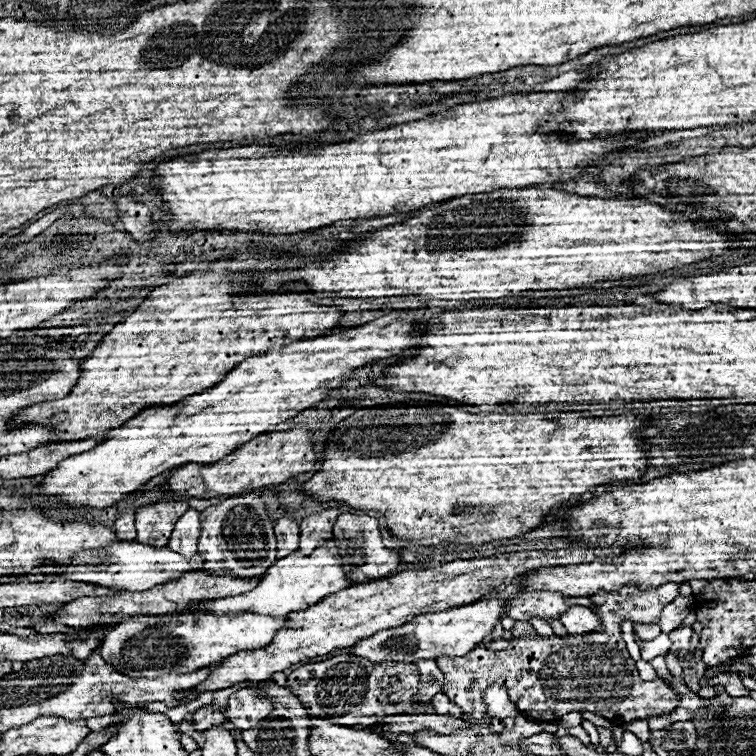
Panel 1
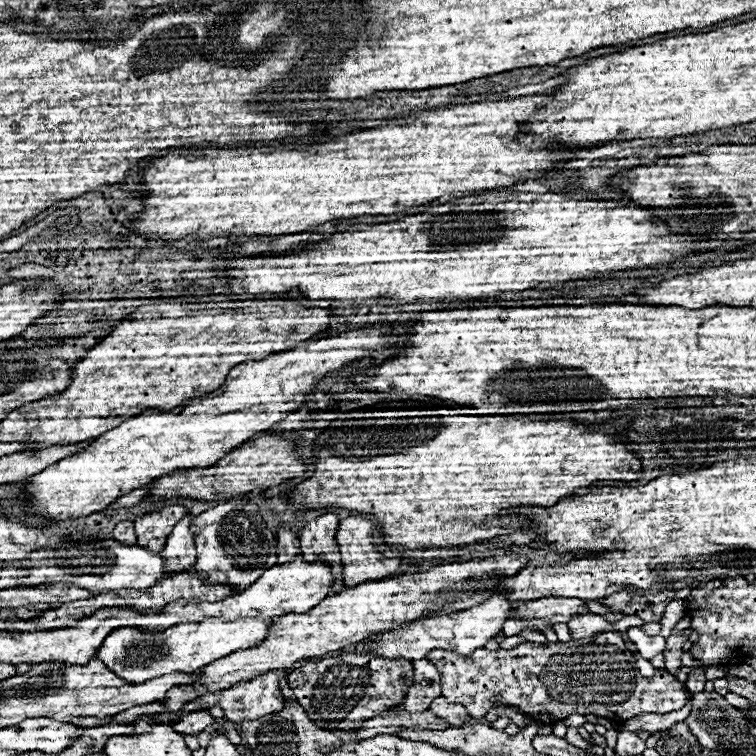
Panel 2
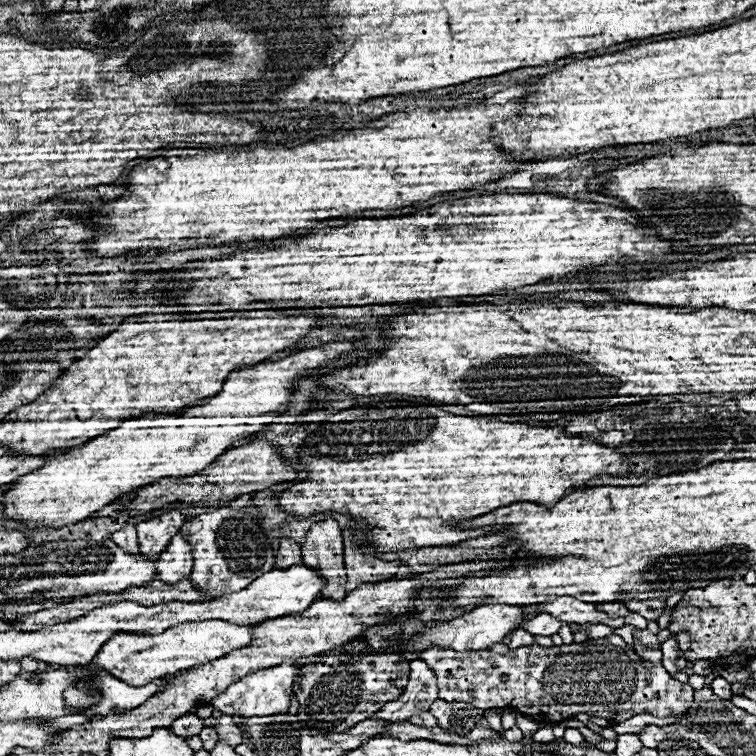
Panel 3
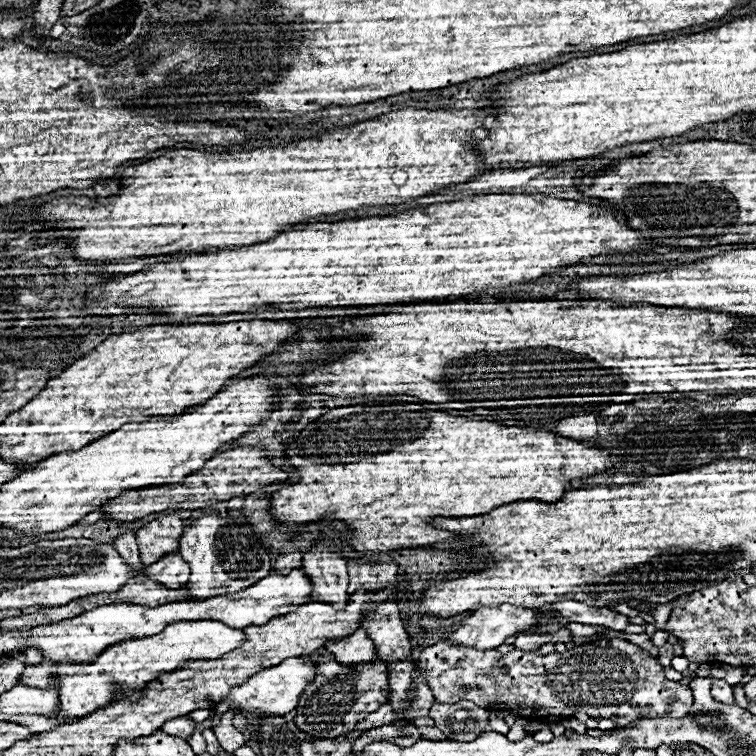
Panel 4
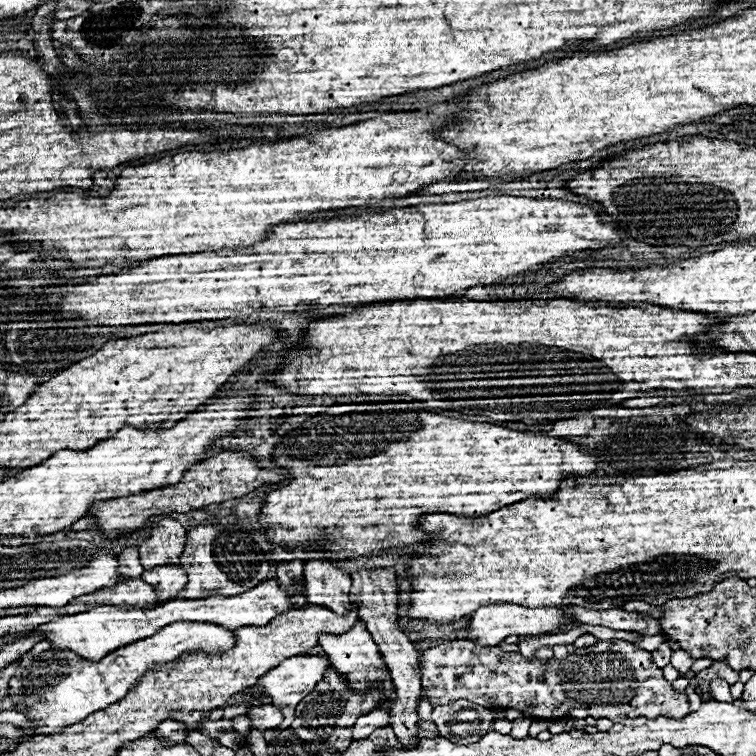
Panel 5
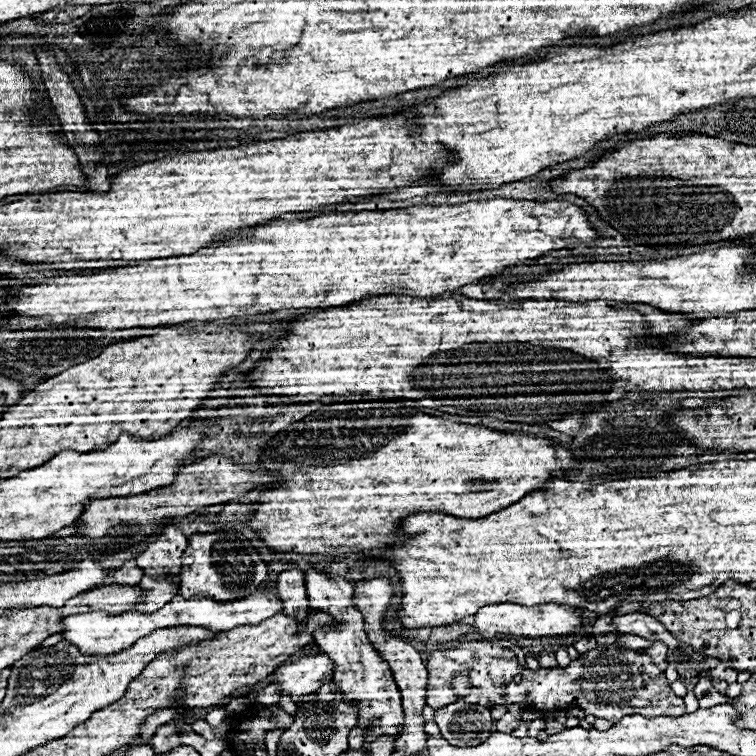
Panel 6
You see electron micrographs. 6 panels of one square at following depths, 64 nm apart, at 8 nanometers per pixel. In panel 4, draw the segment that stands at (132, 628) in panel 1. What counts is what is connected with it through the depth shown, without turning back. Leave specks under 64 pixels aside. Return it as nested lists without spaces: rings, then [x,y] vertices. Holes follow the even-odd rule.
[[[182,620],[166,626],[164,632],[156,636],[130,638],[112,644],[92,664],[62,664],[62,662],[42,660],[38,666],[26,666],[20,676],[20,682],[46,688],[50,676],[60,676],[60,710],[56,718],[66,718],[66,716],[84,718],[100,710],[102,706],[110,704],[116,686],[140,690],[160,674],[174,672],[190,660],[216,660],[222,658],[226,652],[240,648],[242,644],[244,644],[244,630],[236,630],[214,620],[198,620],[198,622]]]

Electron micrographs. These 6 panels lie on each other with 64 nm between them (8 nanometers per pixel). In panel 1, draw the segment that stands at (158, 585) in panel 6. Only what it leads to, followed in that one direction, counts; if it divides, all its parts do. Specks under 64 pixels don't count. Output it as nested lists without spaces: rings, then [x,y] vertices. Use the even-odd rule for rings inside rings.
[[[190,508],[178,518],[168,548],[174,548],[174,552],[180,552],[184,556],[192,556],[194,552],[198,552],[196,550],[198,538],[200,538],[200,512]]]

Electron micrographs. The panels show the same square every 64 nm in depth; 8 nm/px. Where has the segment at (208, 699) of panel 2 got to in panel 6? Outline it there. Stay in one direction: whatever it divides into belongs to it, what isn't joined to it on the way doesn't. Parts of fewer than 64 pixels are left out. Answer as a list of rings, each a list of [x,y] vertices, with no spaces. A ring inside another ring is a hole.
[[[326,654],[304,656],[300,660],[284,662],[270,674],[270,684],[280,684],[280,694],[298,702],[302,696],[316,692],[322,684],[332,680],[334,664]]]

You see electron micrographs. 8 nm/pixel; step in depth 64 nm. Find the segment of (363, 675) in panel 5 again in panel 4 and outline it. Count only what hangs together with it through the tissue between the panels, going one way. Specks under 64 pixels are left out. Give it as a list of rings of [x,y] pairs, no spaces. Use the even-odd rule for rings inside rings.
[[[358,628],[358,632],[354,632],[354,636],[346,640],[326,644],[326,648],[340,664],[360,664],[376,660],[376,652],[370,644],[370,638],[366,636],[366,632],[362,632],[362,628]]]

